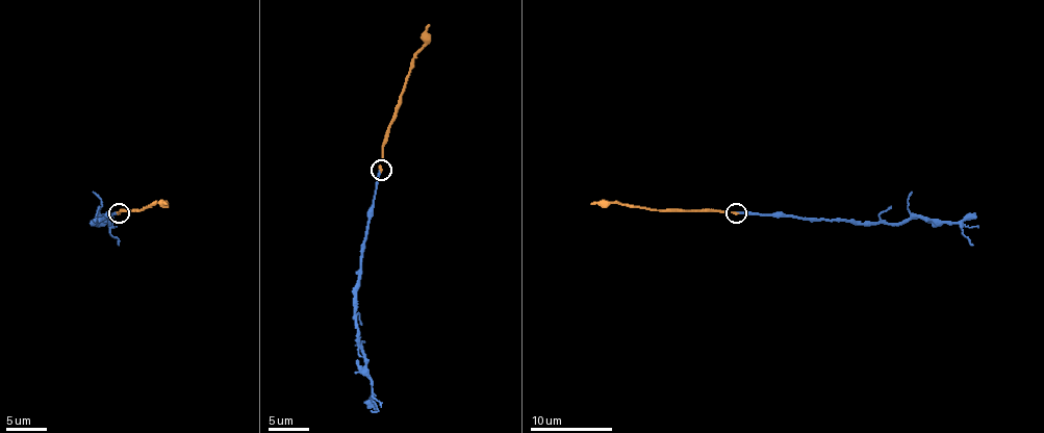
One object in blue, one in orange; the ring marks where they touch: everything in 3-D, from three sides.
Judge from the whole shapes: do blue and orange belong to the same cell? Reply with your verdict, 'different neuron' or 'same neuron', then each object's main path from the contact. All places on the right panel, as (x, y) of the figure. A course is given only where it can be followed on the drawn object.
same neuron; blue runs (737, 212), (858, 223), (905, 223), (919, 217), (976, 225); orange runs (737, 212), (657, 210), (612, 202), (591, 204)

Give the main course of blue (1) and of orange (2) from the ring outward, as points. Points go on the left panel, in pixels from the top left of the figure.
1: (118, 212), (94, 223), (99, 217), (116, 227), (107, 225)
2: (118, 212), (141, 210), (161, 202), (167, 204)

